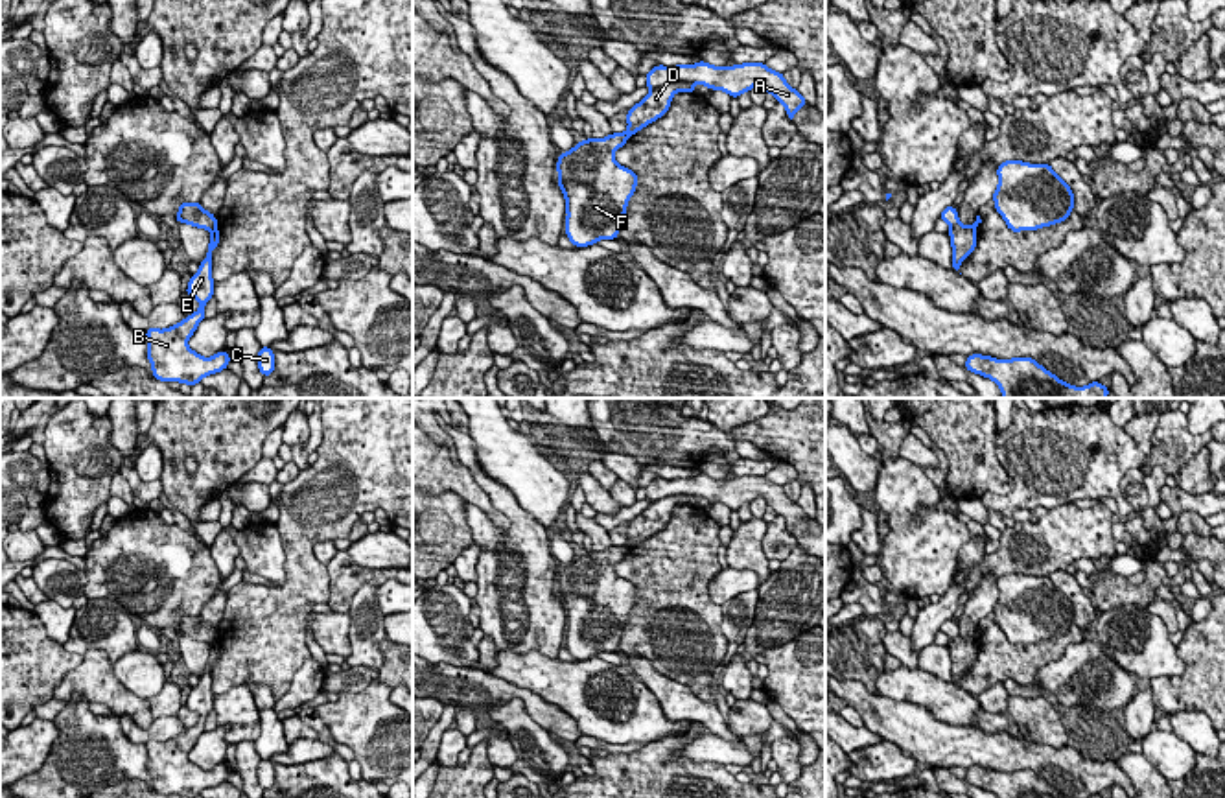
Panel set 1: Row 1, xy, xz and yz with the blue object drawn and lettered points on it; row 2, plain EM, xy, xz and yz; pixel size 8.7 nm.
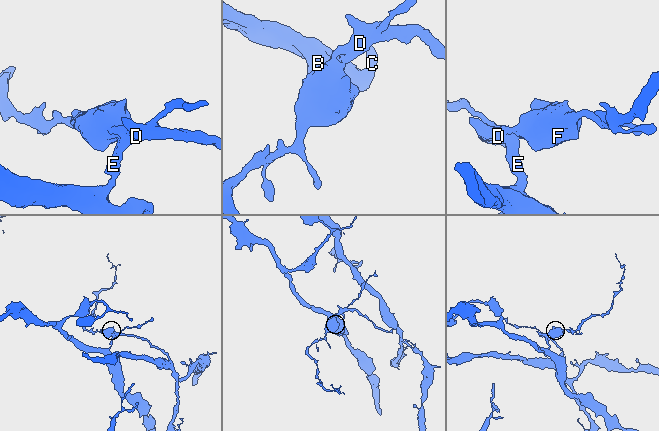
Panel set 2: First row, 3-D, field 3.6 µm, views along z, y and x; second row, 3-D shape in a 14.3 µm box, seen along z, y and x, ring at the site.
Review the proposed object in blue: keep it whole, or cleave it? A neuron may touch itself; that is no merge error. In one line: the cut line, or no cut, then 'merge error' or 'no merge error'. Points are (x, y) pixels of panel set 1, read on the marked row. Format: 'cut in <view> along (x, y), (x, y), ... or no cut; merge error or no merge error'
cut in xz along (693, 82), (667, 82), (651, 91); merge error

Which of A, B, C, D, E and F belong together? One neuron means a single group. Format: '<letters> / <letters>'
A F / B C D E

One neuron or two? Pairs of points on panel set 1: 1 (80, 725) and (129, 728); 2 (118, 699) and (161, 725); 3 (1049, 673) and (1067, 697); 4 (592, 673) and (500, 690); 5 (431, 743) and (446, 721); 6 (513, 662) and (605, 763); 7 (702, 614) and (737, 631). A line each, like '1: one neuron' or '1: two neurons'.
1: two neurons
2: two neurons
3: one neuron
4: two neurons
5: one neuron
6: two neurons
7: two neurons

